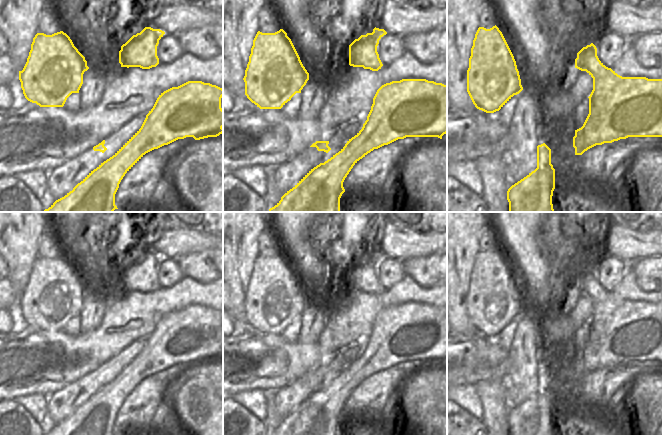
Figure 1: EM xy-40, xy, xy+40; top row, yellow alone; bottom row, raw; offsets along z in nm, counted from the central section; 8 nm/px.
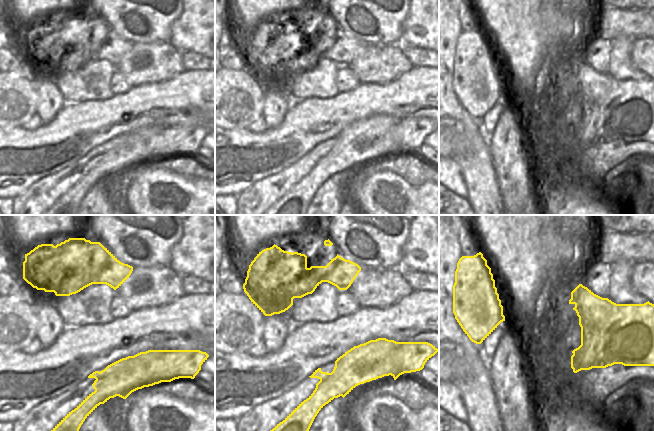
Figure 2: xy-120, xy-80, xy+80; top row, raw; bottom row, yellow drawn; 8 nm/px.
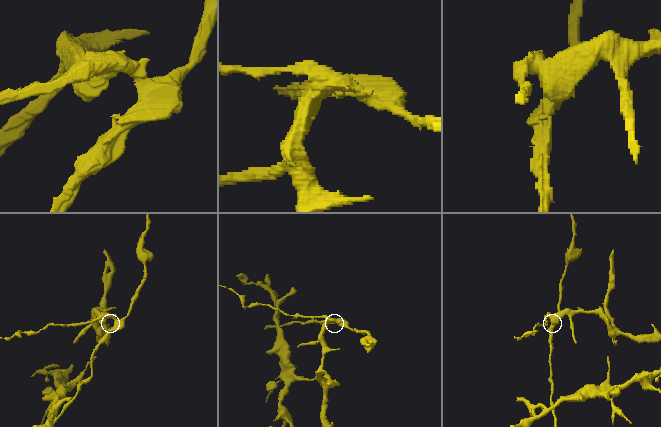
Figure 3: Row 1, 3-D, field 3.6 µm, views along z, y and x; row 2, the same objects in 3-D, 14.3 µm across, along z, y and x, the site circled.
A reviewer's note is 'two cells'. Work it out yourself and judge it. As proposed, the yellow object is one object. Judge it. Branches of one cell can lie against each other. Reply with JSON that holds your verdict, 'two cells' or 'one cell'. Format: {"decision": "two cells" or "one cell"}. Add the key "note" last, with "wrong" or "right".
{"decision": "two cells", "note": "right"}

